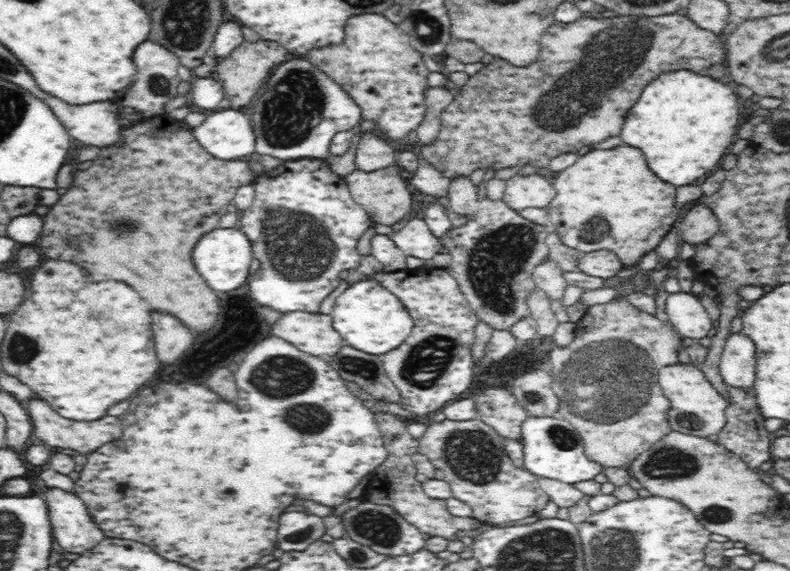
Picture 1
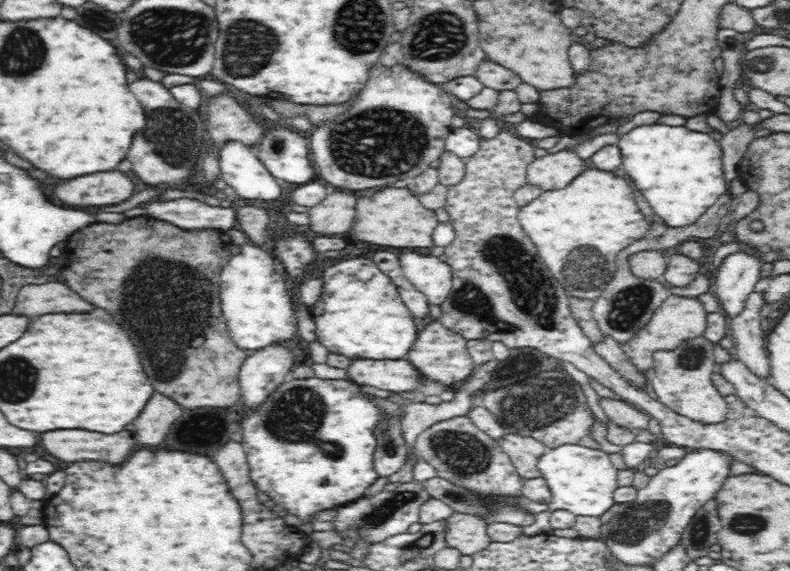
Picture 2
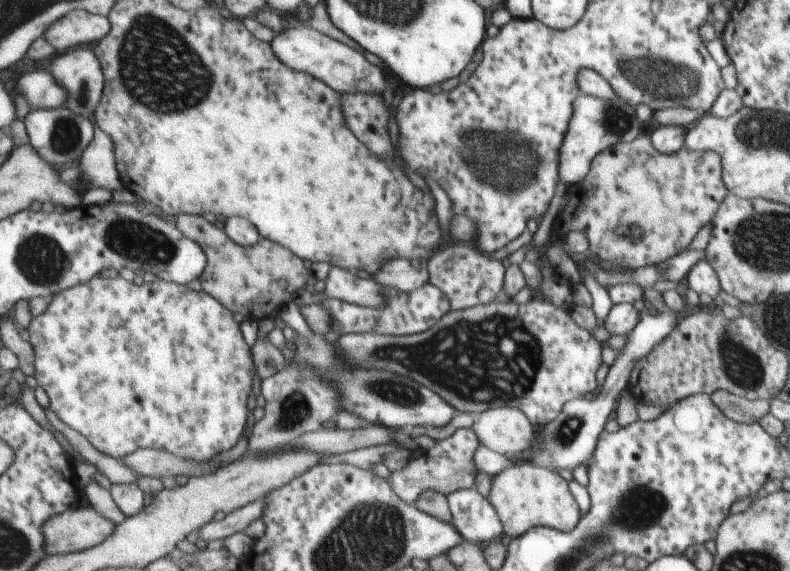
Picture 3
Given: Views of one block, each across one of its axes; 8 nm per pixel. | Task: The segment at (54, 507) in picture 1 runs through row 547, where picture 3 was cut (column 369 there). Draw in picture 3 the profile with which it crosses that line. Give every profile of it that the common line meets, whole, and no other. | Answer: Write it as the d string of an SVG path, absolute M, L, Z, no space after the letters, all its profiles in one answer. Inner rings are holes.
M300 26L287 29L284 34L277 34L272 40L274 52L282 62L286 62L290 68L300 72L308 72L320 80L324 80L328 86L339 90L344 94L376 94L383 96L386 88L390 88L391 81L382 72L380 66L370 64L365 56L356 52L354 48L343 44L320 30Z

